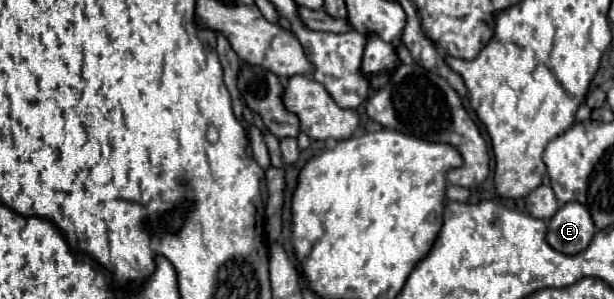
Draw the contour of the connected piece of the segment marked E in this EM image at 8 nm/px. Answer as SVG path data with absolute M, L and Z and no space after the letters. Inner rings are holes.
M579 202L563 204L547 224L547 242L561 254L573 256L583 252L593 236L593 220Z

